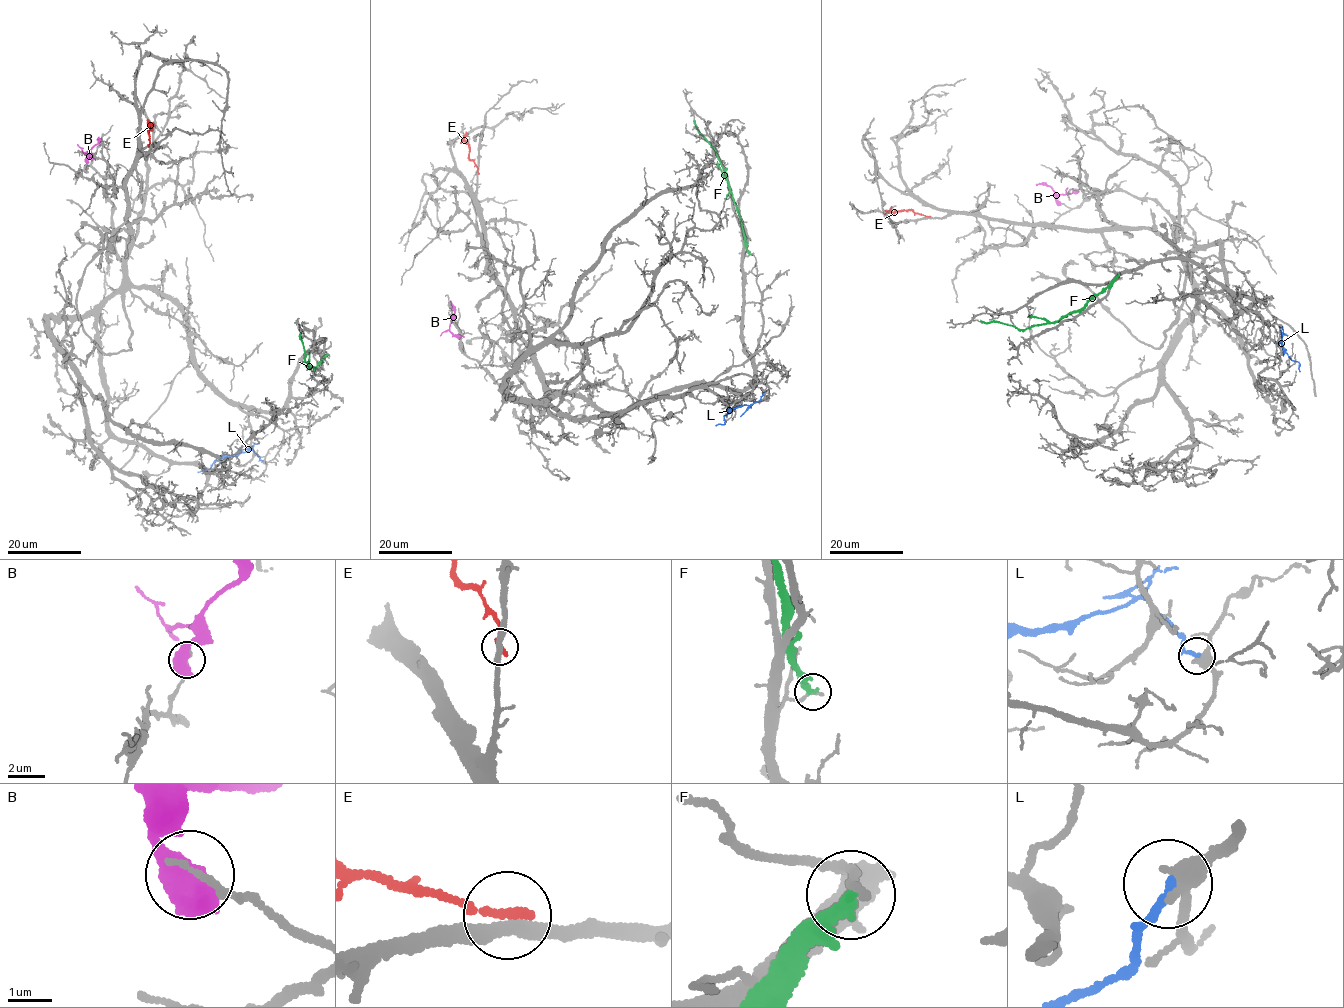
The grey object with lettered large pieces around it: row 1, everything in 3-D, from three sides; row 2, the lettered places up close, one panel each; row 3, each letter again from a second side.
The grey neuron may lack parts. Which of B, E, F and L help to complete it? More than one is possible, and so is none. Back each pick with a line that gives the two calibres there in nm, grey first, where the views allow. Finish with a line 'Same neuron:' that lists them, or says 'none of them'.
Same neuron: none of them

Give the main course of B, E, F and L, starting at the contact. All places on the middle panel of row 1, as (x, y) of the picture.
B: (454, 317), (450, 331), (464, 335)
E: (478, 172), (476, 164), (468, 157), (464, 136), (466, 131)
F: (750, 254), (726, 171), (693, 120)
L: (764, 393), (750, 405), (736, 406), (724, 416), (725, 423), (715, 425)

